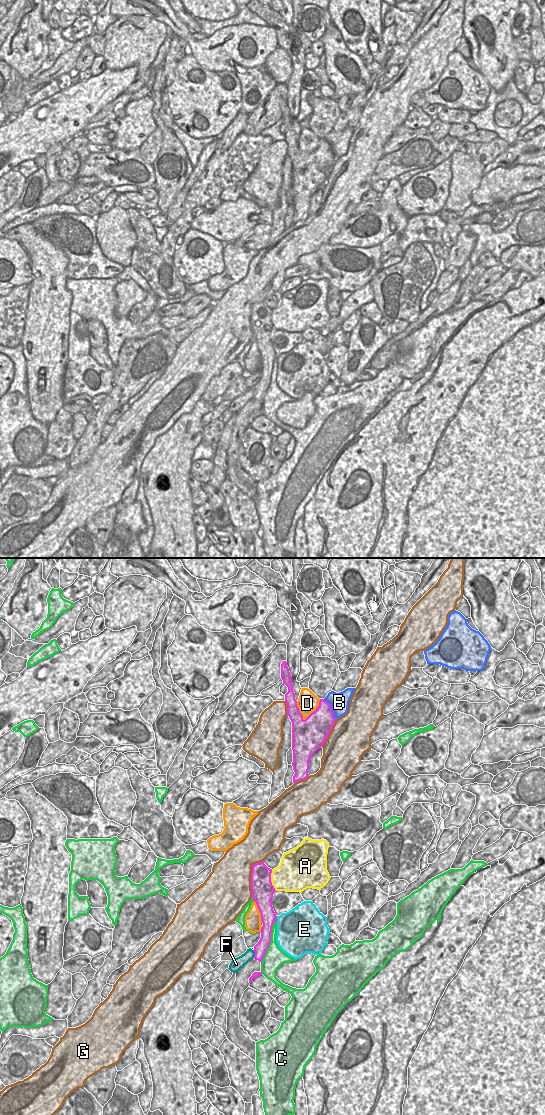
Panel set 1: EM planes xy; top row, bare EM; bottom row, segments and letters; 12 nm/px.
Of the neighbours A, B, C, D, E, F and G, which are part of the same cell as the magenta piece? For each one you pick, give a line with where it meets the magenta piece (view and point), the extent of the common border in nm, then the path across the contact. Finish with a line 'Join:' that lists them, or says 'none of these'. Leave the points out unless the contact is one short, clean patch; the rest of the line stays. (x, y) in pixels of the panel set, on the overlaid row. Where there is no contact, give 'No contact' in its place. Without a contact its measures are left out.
Join: none of these

